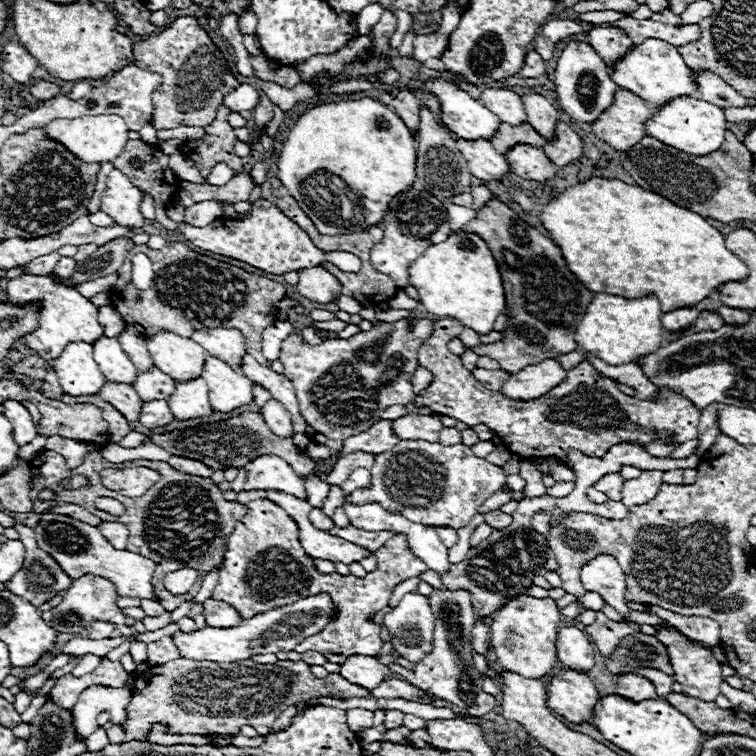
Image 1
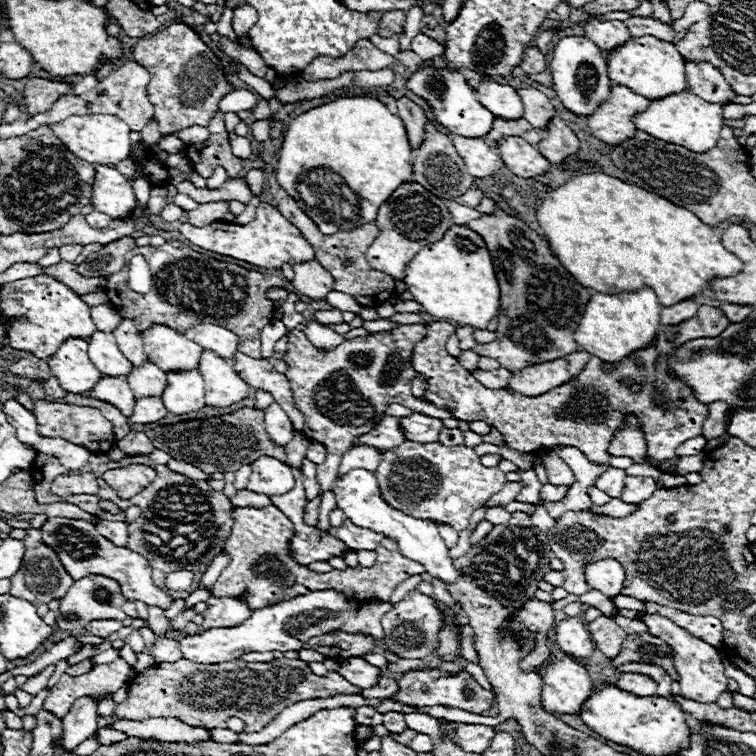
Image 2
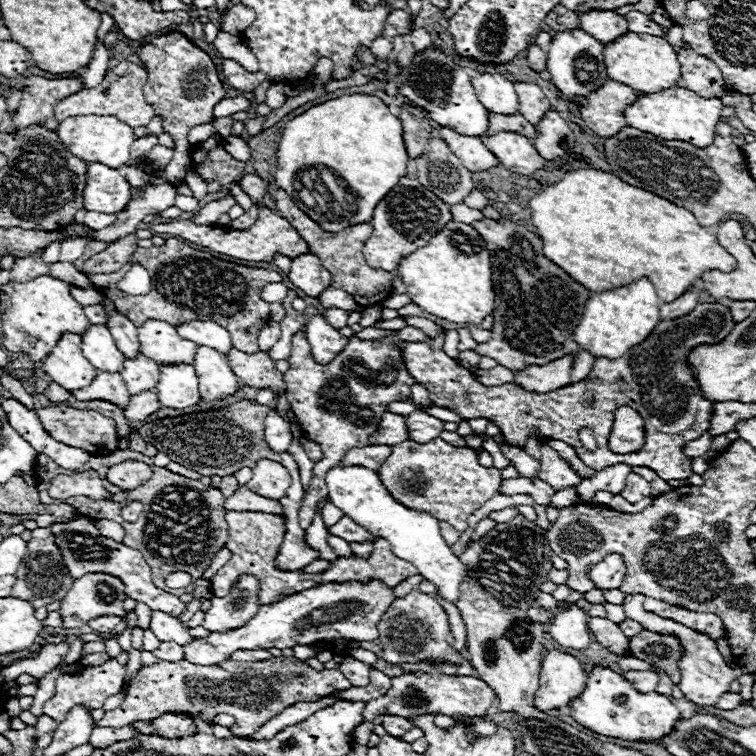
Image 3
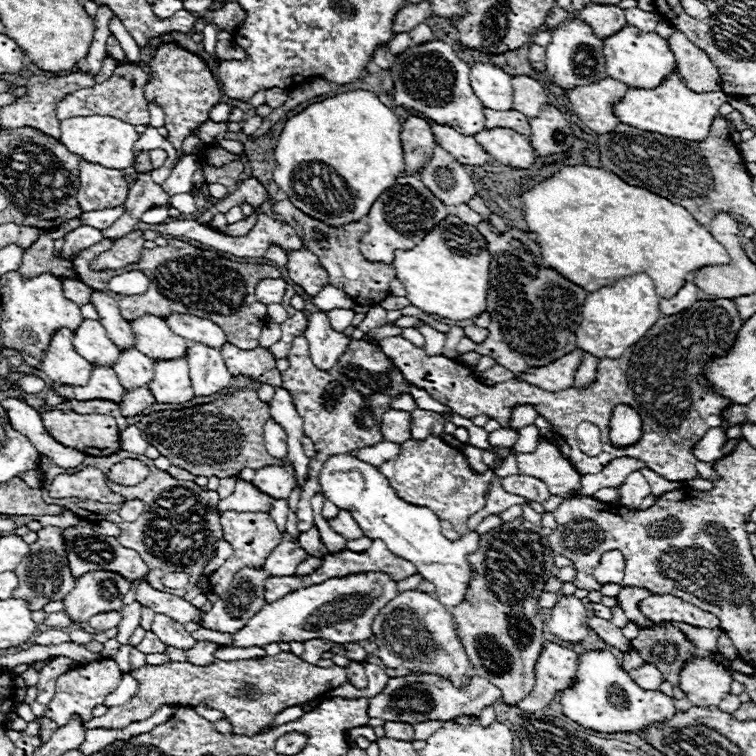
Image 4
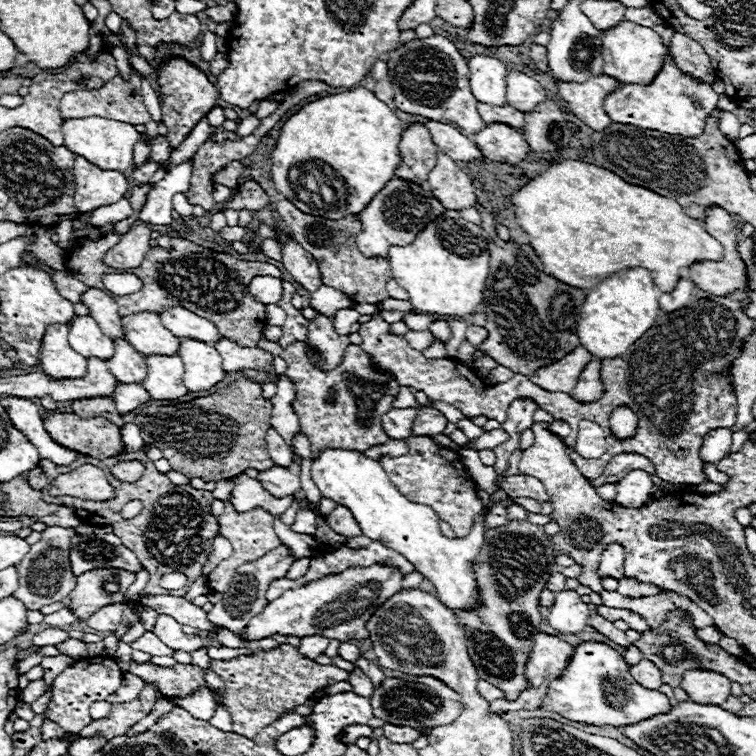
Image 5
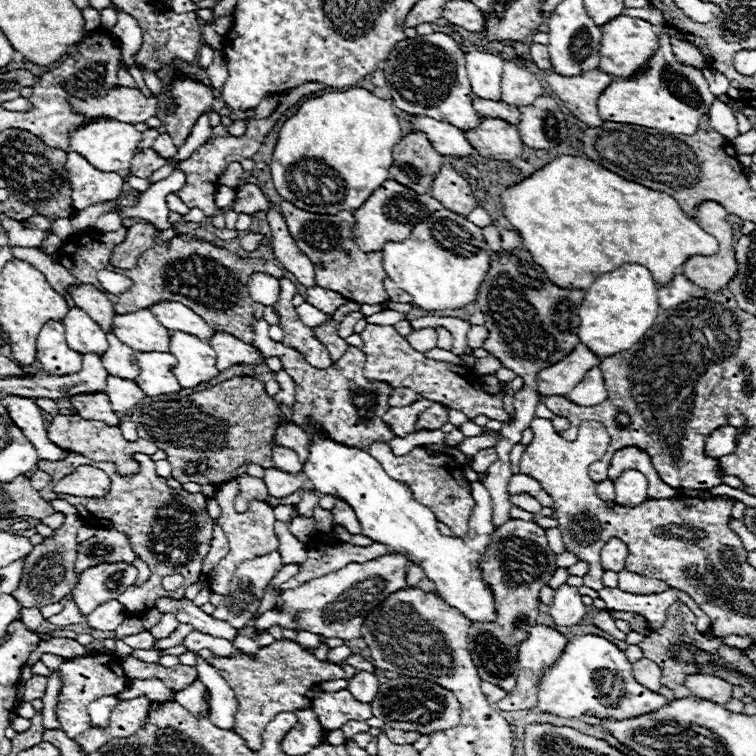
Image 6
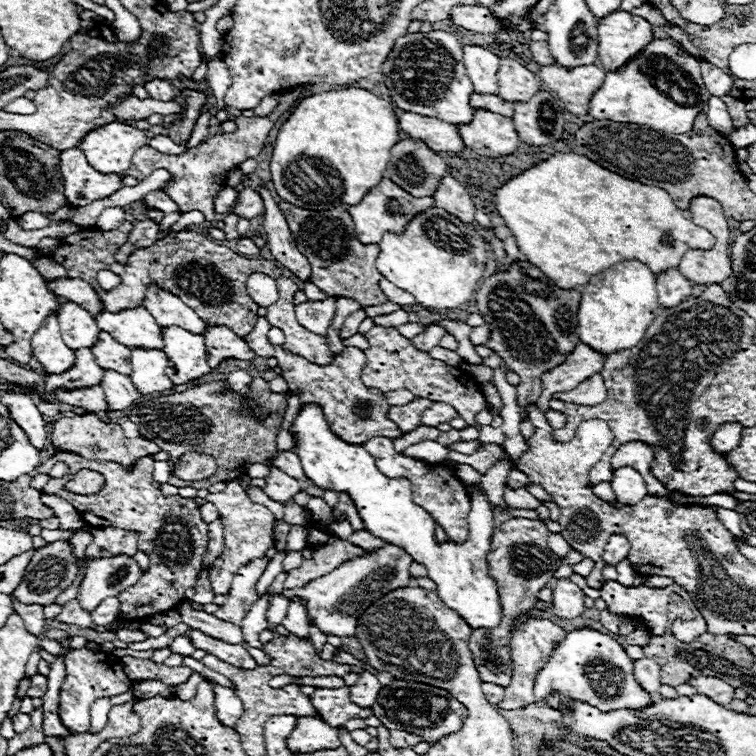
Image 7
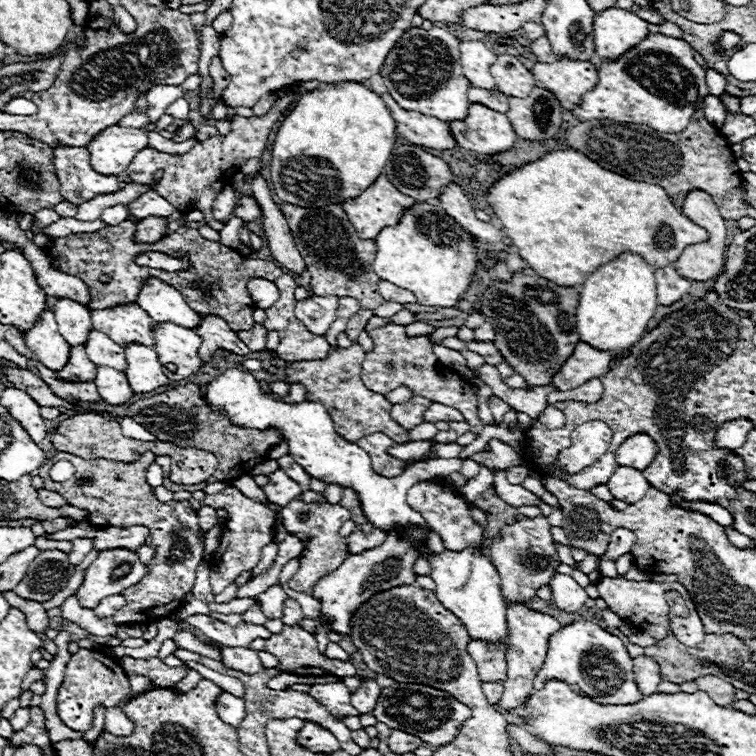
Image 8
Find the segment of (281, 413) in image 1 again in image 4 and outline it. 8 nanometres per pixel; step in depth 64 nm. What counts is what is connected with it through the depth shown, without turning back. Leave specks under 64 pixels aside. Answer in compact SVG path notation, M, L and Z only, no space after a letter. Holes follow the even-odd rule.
M270 418L264 426L264 440L266 440L266 448L268 452L278 458L278 460L284 460L288 456L288 450L286 450L286 438L284 438L284 430Z

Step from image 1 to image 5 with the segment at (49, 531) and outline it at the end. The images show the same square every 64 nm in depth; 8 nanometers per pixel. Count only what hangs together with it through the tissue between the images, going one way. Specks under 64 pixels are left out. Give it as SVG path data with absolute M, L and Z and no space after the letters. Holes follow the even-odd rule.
M114 532L104 534L104 538L96 534L74 536L70 560L72 560L74 576L80 576L86 570L94 570L102 566L118 566L134 572L140 570L140 562L136 554L128 550ZM148 596L148 598L142 600L142 604L148 606L148 608L154 608L158 614L168 614L176 622L194 626L198 630L210 630L210 632L222 630L220 626L216 626L216 624L212 624L208 620L208 616L206 616L206 612L202 608L194 606L186 598L178 598L178 596Z

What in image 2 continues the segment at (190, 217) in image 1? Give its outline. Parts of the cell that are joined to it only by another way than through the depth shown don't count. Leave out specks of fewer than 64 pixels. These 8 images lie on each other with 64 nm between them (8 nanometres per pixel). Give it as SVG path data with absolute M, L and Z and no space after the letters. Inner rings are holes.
M226 200L200 204L198 208L188 212L188 222L194 226L208 226L212 222L222 220L222 216L228 212L228 208L230 208L230 202L226 202Z

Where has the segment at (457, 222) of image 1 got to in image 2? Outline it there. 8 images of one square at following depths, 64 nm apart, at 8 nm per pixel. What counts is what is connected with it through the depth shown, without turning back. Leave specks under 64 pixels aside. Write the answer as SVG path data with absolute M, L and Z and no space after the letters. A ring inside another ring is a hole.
M448 202L448 210L450 210L450 214L452 214L454 224L462 224L462 226L468 224L470 220L482 216L478 210L468 208L468 206L462 206L462 204L456 204L456 202Z

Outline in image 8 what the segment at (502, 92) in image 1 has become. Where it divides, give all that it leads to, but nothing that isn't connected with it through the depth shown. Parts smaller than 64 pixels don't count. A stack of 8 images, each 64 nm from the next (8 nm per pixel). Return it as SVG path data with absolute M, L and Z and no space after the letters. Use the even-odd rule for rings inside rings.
M478 40L460 42L462 72L476 88L486 88L486 90L494 88L494 78L488 72L490 62L494 62L494 58L496 54L484 42L478 42Z

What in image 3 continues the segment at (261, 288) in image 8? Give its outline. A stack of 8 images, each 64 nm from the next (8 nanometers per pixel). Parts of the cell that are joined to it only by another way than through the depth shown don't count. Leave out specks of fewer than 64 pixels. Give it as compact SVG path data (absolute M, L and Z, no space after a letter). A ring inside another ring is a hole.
M268 282L268 284L262 288L260 298L262 298L264 302L280 302L280 304L282 304L286 292L288 292L288 288L286 288L284 282Z

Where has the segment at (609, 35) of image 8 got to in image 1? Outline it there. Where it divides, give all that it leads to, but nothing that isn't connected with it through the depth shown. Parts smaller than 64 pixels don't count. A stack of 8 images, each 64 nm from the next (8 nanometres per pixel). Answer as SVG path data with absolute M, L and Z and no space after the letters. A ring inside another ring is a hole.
M646 38L642 44L632 46L618 62L614 62L610 70L610 78L626 88L634 90L640 98L646 98L646 102L654 106L662 106L662 102L668 102L670 98L676 98L678 94L694 94L696 96L696 86L690 74L690 68L684 64L682 56L678 50L662 40L656 38Z

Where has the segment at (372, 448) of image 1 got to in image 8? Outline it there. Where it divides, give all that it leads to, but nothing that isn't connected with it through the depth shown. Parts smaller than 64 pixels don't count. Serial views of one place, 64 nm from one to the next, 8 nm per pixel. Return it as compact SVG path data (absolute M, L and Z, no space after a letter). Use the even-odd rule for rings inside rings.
M414 396L410 402L404 402L404 404L394 404L392 410L390 410L390 416L406 430L414 428L416 424L422 422L422 416L424 412L430 408L430 400L428 398L418 398Z

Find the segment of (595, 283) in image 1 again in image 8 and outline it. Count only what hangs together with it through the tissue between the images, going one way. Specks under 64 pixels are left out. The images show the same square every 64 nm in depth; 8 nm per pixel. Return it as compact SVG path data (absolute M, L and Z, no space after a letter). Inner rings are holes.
M572 148L548 152L536 162L504 174L494 182L494 186L488 188L486 202L498 216L504 234L518 248L520 258L538 276L562 286L580 286L590 270L596 270L602 266L602 262L610 262L610 258L614 258L614 254L622 254L622 250L634 250L634 254L642 254L650 266L662 268L668 264L672 266L678 260L678 254L682 254L684 246L704 242L708 238L706 230L686 218L658 184L628 180L602 168Z

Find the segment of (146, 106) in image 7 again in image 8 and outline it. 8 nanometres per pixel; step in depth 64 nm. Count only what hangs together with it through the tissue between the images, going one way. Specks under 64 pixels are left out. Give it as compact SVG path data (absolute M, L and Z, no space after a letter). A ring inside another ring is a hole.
M180 98L180 100L176 100L176 102L166 110L166 114L174 116L174 118L178 118L178 120L188 120L188 116L190 116L190 102L188 102L186 98Z

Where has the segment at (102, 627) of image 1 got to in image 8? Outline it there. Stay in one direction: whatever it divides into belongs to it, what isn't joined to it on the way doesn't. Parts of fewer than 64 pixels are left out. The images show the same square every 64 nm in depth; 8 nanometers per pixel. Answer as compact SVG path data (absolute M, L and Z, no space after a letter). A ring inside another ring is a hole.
M112 594L112 596L106 596L98 602L98 606L94 608L94 612L98 614L98 618L106 618L106 616L112 616L118 608L122 608L126 604L124 596L122 594Z

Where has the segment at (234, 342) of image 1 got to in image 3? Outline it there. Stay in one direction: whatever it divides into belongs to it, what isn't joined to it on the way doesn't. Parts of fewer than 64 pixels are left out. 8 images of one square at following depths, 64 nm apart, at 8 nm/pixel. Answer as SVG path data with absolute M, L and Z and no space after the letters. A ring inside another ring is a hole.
M190 320L190 322L182 322L174 328L182 338L186 338L190 342L196 342L198 346L214 346L214 350L222 350L222 354L226 354L226 350L232 348L228 330L224 330L216 322Z

